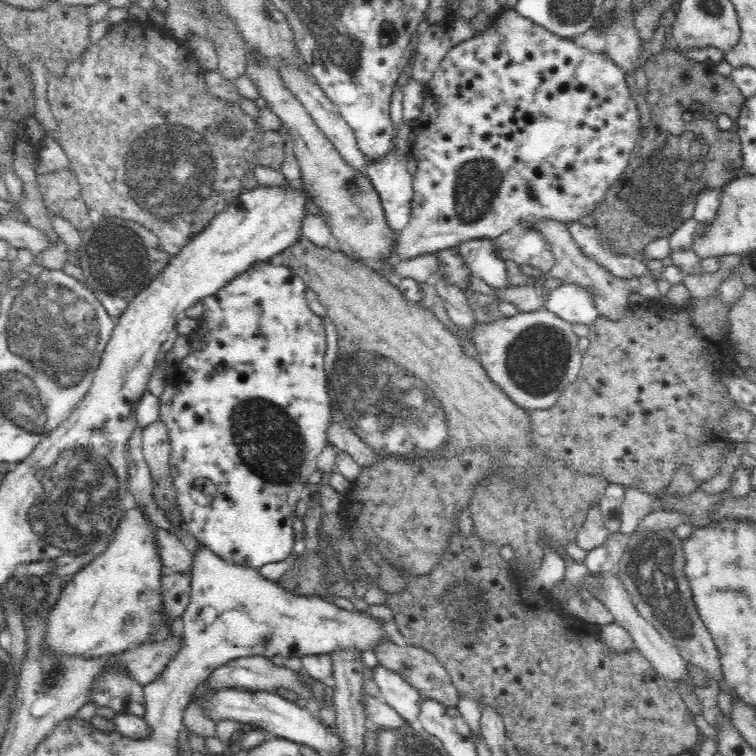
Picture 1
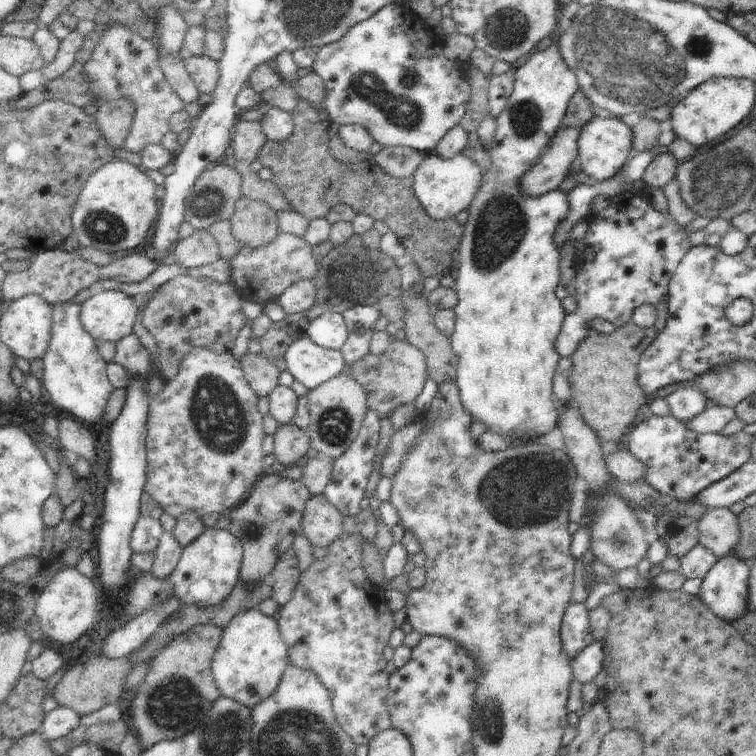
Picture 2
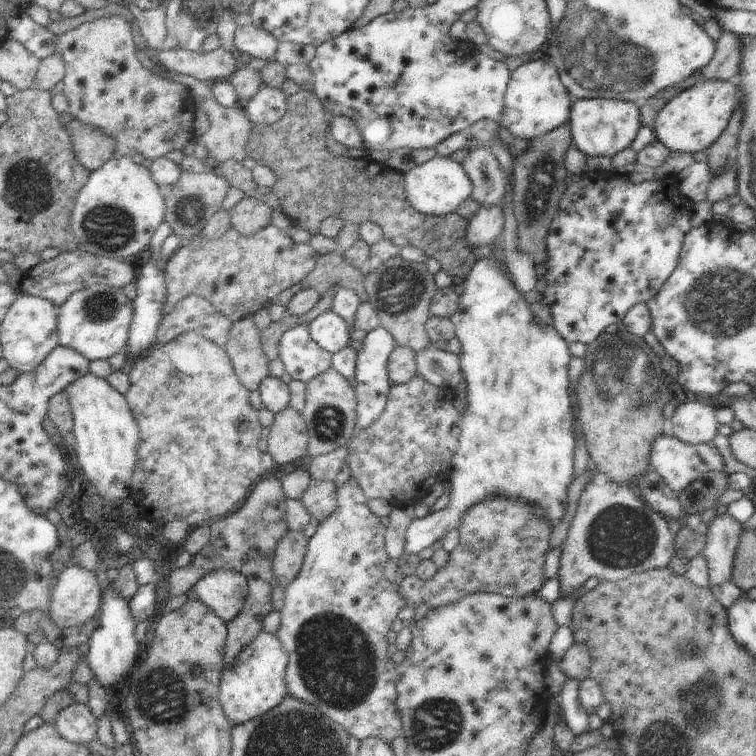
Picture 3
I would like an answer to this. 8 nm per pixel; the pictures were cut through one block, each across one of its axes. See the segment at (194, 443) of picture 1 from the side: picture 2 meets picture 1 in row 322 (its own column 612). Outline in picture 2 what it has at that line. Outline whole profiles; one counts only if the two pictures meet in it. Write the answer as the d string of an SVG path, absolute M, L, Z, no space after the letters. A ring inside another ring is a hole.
M628 200L612 202L600 212L588 226L582 240L584 253L578 258L574 297L578 306L568 314L562 324L554 350L562 357L572 357L582 340L588 336L594 318L604 318L617 328L631 321L634 310L642 304L656 307L664 298L670 280L682 258L691 250L688 232L669 212L656 210L650 202L640 200L636 208Z

